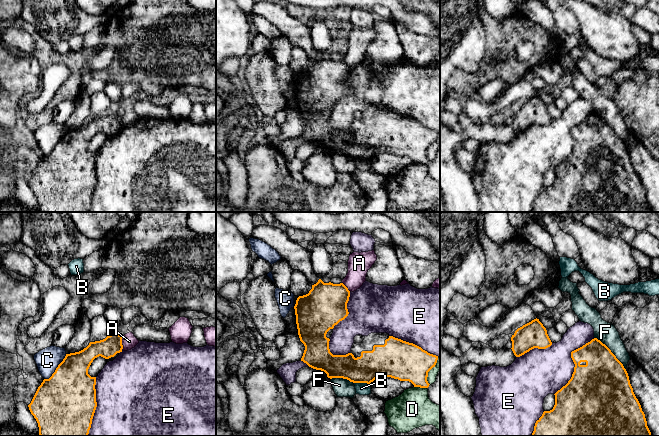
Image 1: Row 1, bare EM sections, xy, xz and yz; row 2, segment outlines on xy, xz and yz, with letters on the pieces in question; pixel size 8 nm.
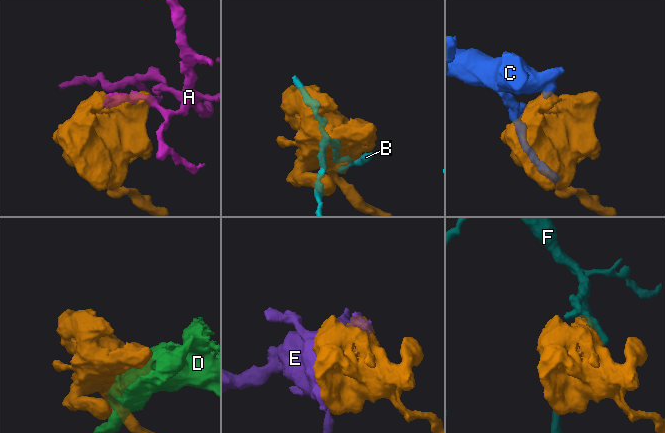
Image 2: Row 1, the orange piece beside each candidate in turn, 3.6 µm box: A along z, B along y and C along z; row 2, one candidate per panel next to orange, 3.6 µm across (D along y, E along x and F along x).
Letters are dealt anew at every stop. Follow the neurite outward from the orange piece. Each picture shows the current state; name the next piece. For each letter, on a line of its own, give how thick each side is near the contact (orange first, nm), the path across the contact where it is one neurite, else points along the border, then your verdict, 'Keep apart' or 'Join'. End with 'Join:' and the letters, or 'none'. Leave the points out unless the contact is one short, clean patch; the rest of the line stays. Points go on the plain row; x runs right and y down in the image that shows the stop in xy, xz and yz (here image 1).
A: Thickness 160 nm (orange) against 120 nm. Boundary: xy (121, 112), (122, 126). Keep apart
B: Thickness 260 nm (orange) against 100 nm. Keep apart
C: Thickness 440 nm (orange) against 190 nm. Keep apart
D: Thickness 320 nm (orange) against 300 nm. Keep apart
E: Thickness 360 nm (orange) against 360 nm. Keep apart
F: Thickness 400 nm (orange) against 160 nm. Boundary: yz (594, 113), (599, 115), (610, 126), (625, 145). Keep apart
Join: none

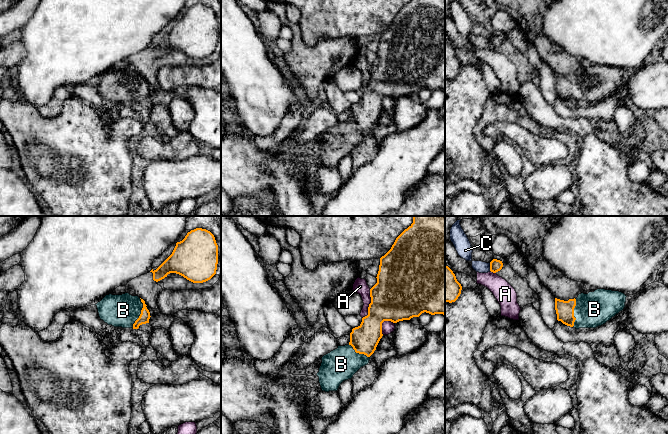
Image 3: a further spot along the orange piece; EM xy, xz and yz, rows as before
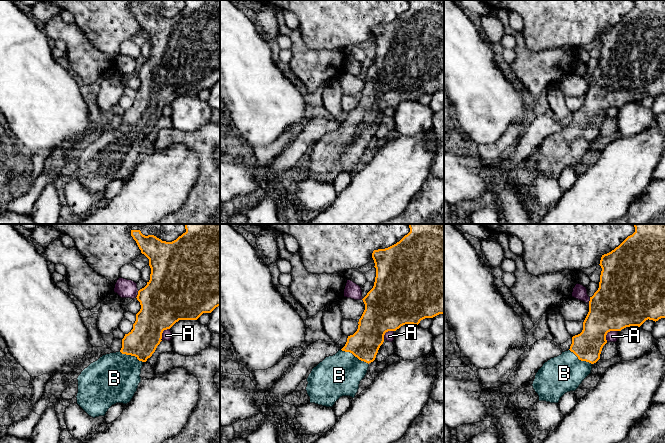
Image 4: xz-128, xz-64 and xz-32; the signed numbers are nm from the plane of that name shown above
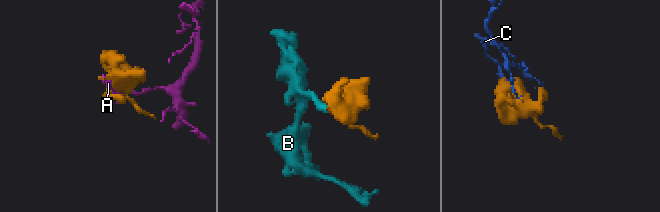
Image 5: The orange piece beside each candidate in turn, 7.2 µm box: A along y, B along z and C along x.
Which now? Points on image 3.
A: Thickness 400 nm (orange) against 120 nm. Keep apart
B: Thickness 90 nm (orange) against 260 nm. Path across: xy (144, 93), (141, 89), (123, 86). Join
C: Thickness 100 nm (orange) against 120 nm. Boundary: yz (489, 39), (490, 46). Keep apart
Join: B

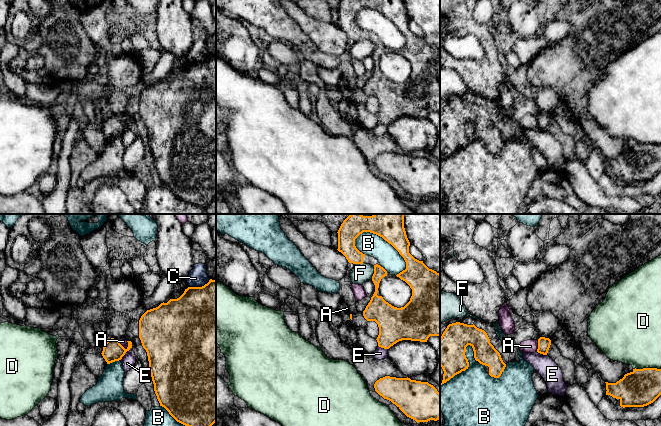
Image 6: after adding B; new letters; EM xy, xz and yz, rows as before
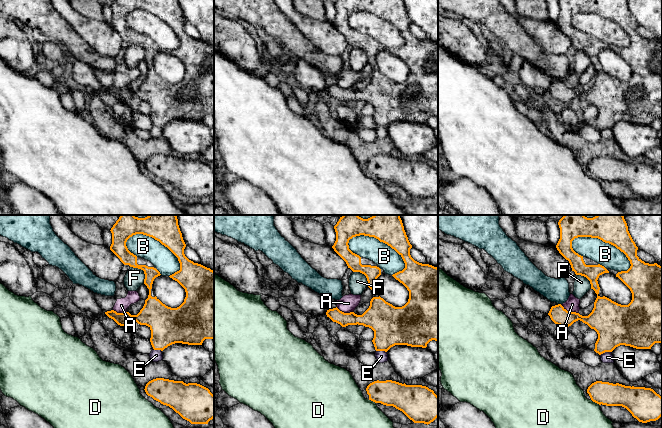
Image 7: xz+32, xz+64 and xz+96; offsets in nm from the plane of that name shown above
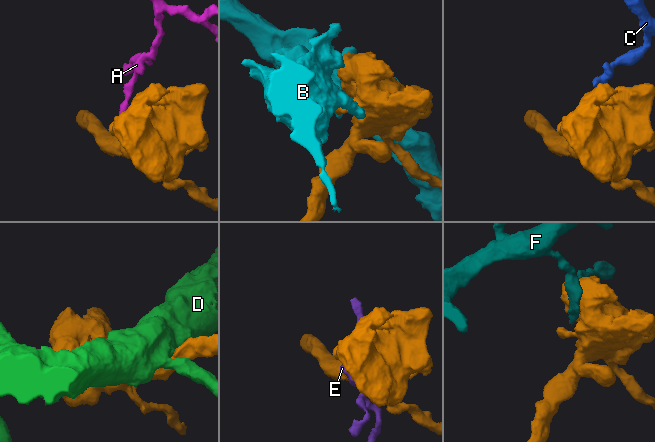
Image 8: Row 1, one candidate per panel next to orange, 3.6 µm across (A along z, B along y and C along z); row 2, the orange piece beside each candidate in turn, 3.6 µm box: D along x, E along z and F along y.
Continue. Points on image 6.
A: Thickness 160 nm (orange) against 60 nm. Boundary: xy (117, 115), (127, 124). Keep apart
B: Thickness 170 nm (orange) against 180 nm. Keep apart
C: Thickness 500 nm (orange) against 150 nm. Boundary: xy (210, 55), (201, 62), (189, 63). Keep apart
D: Thickness 300 nm (orange) against 420 nm. Keep apart
E: Thickness 160 nm (orange) against 110 nm. Keep apart
F: Thickness 120 nm (orange) against 150 nm. Keep apart
Join: none

